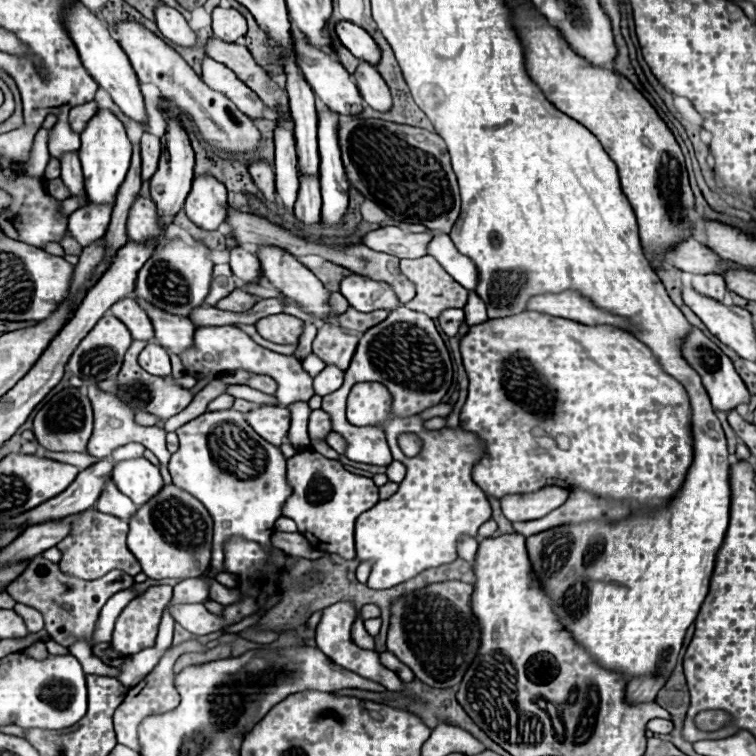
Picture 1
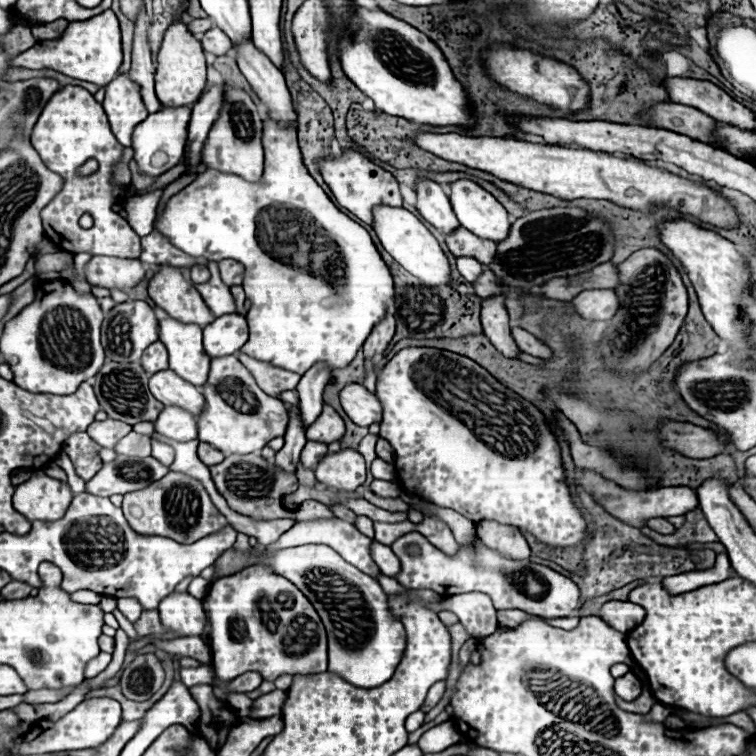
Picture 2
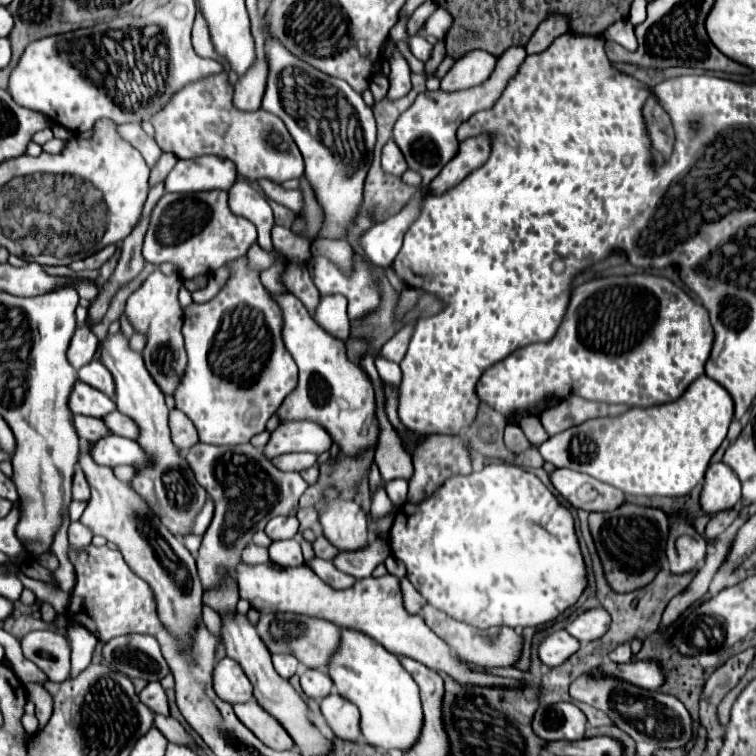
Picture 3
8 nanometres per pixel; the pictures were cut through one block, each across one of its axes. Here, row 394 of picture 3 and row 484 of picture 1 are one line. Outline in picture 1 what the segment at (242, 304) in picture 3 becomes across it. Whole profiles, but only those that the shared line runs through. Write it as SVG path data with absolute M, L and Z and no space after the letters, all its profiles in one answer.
M218 410L218 412L206 412L184 426L176 430L180 438L180 448L178 452L172 454L168 470L172 476L172 482L190 492L196 500L200 500L206 510L212 514L214 520L214 542L212 542L212 560L210 566L216 570L222 570L224 562L224 544L226 540L240 536L244 540L258 542L266 550L272 550L270 546L270 536L274 530L274 522L282 516L280 508L290 496L290 488L286 484L286 458L282 452L262 440L250 424L246 424L246 418L238 410Z

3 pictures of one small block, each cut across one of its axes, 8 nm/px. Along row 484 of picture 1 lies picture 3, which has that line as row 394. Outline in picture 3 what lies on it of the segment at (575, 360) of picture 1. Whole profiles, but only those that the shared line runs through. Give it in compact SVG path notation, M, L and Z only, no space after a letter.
M652 274L596 278L572 290L568 310L552 340L518 348L508 358L490 366L482 374L476 392L482 402L490 404L504 416L516 410L526 410L528 406L538 404L544 396L564 400L570 394L606 404L656 406L680 398L690 382L704 374L712 342L714 330L706 308L694 302L668 278Z

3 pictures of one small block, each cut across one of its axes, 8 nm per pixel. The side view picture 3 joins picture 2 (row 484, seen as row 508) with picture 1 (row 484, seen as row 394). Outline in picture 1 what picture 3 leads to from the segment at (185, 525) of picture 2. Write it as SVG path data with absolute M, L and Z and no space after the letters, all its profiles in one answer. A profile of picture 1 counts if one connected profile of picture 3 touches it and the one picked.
M146 458L116 462L112 480L118 490L126 494L136 506L146 504L146 500L156 496L164 486L158 466L150 464Z

